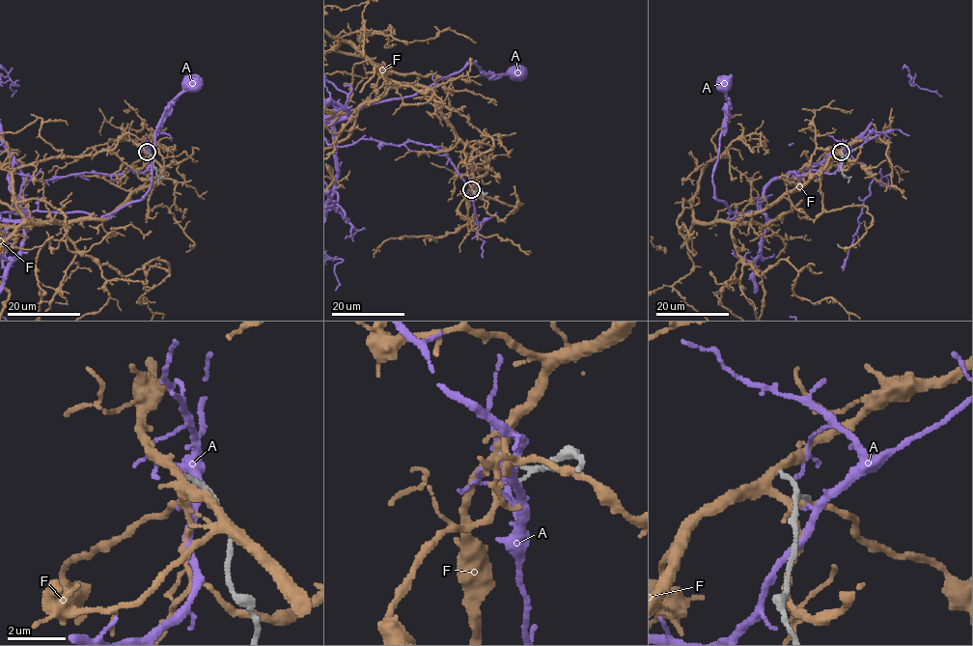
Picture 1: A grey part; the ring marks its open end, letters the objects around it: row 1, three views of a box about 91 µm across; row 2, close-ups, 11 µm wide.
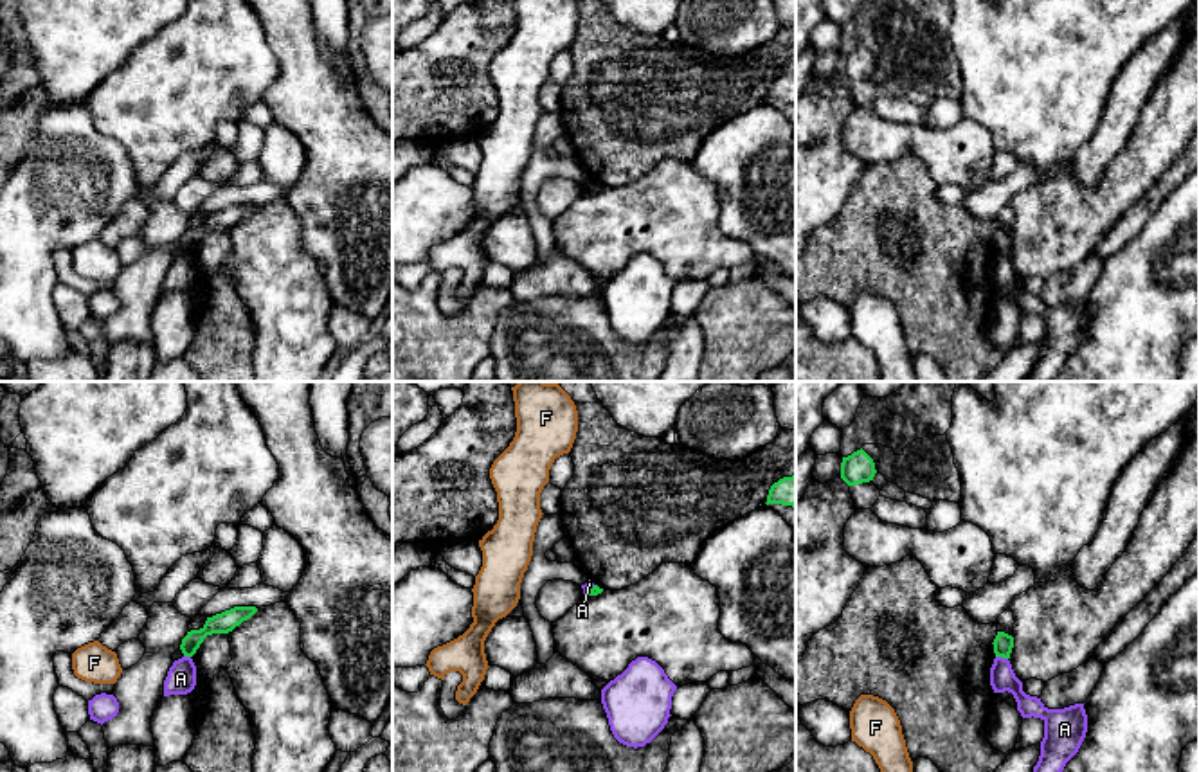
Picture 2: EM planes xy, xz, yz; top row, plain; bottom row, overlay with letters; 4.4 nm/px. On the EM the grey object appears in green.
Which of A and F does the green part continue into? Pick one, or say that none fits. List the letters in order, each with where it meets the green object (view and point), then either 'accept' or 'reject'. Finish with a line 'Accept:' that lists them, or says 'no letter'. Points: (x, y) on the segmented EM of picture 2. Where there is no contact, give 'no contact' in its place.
A: yz (1001, 655) | reject
F: no contact | reject
Accept: no letter

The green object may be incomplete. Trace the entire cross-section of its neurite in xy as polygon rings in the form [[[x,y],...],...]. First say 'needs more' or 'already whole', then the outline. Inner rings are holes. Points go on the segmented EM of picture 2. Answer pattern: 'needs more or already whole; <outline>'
already whole; [[[234,606],[212,617],[207,617],[205,624],[200,630],[191,630],[182,639],[182,653],[185,657],[193,657],[207,635],[229,633],[243,621],[250,619],[256,612],[256,606]]]

